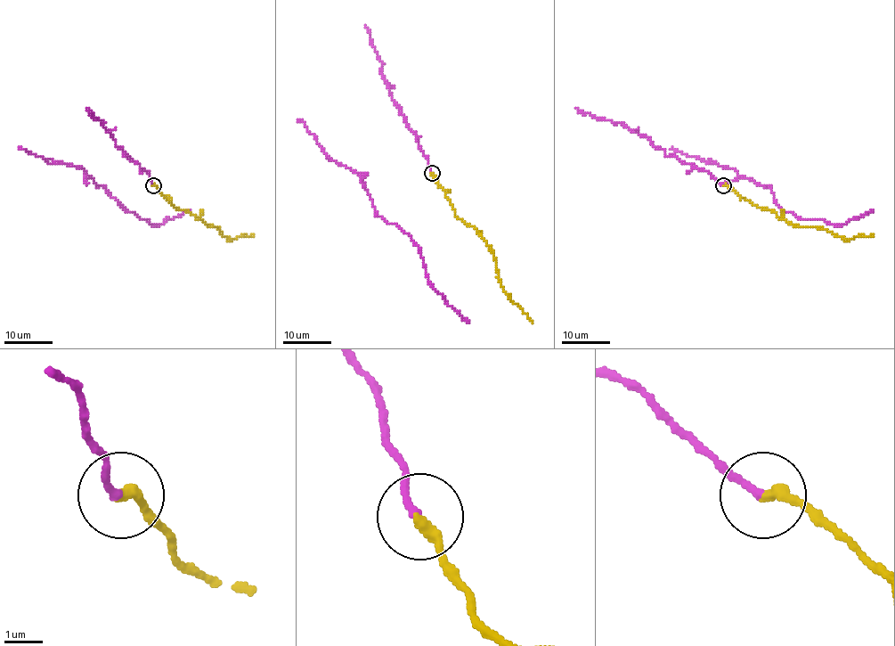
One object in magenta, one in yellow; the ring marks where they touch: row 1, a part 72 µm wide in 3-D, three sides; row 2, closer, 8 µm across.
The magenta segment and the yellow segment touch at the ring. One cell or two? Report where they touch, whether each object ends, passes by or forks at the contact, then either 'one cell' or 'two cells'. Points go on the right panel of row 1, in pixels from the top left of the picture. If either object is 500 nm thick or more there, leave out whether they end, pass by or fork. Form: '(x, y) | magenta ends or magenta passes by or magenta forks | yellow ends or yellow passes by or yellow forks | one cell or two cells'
(723, 185) | magenta ends | yellow ends | one cell

